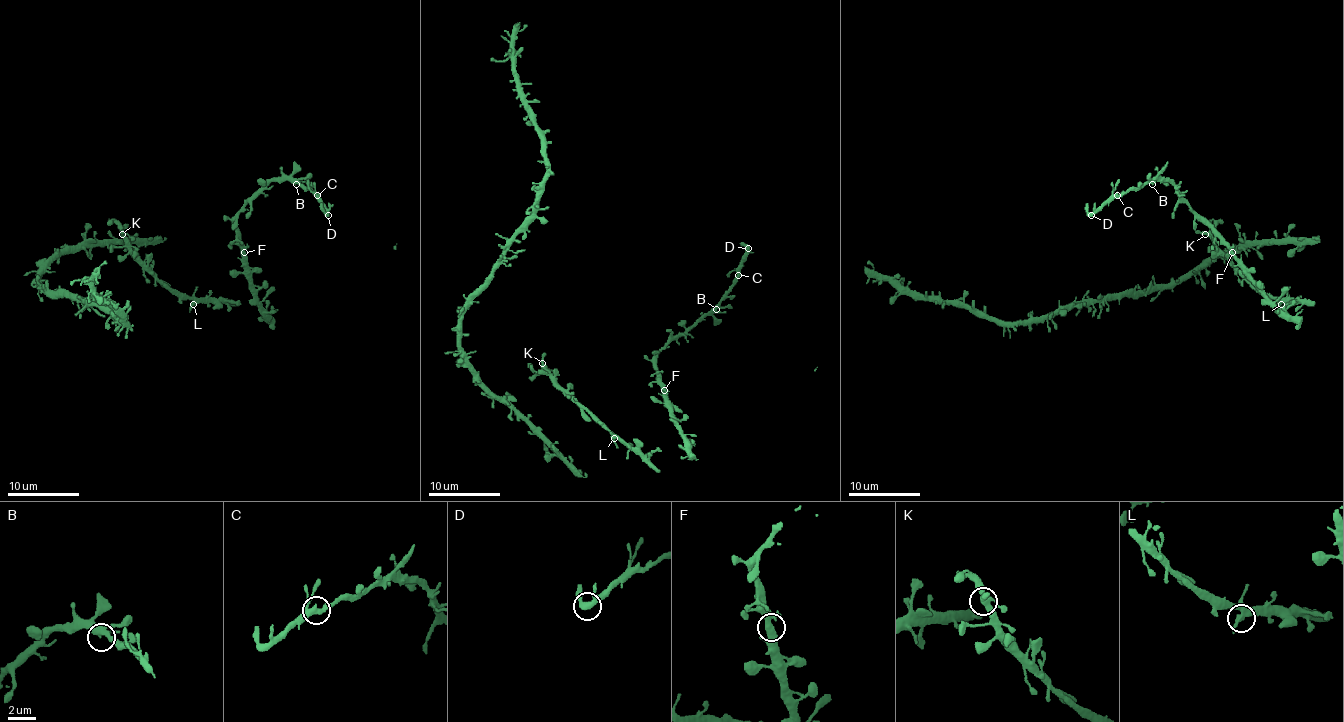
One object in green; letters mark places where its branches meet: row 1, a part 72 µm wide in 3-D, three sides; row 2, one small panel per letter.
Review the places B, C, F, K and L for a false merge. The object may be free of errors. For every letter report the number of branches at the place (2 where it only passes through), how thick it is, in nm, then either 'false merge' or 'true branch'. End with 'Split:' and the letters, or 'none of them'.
B: branches 4; calibre 340 nm; true branch
C: branches 4; calibre 340 nm; true branch
F: branches 3; calibre 320 nm; true branch
K: branches 4; calibre 320 nm; true branch
L: branches 4; calibre 320 nm; true branch
Split: none of them

